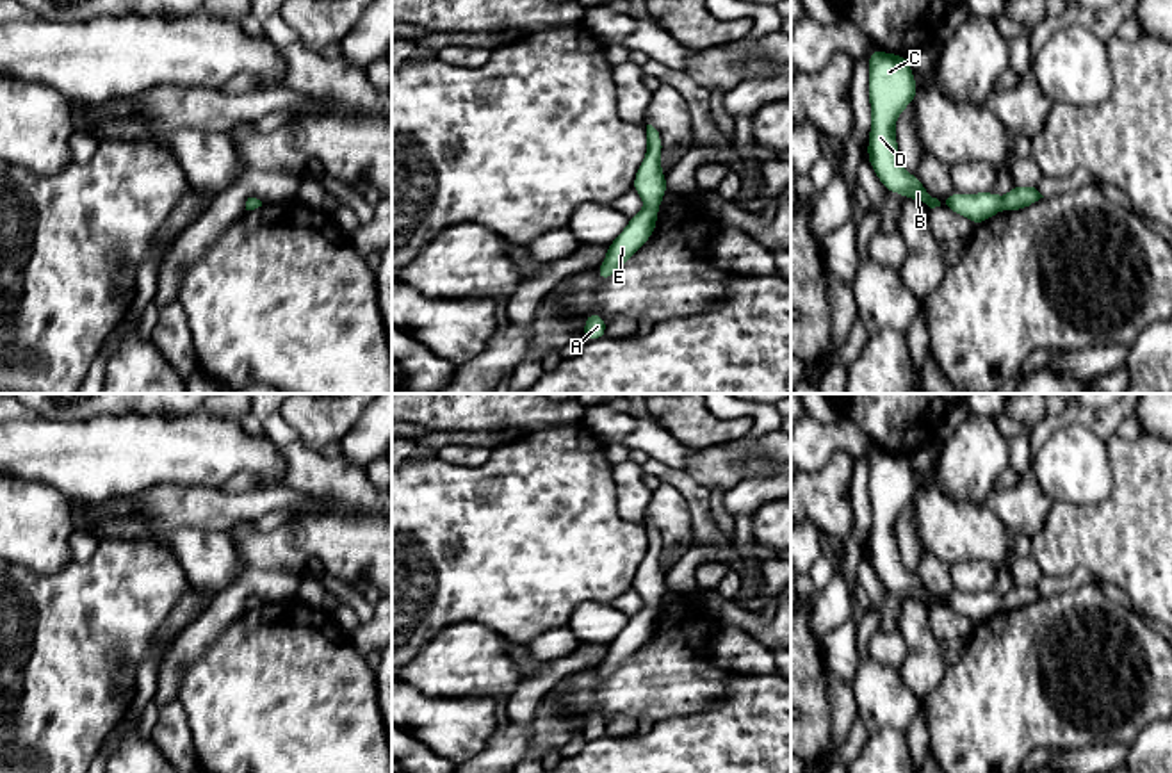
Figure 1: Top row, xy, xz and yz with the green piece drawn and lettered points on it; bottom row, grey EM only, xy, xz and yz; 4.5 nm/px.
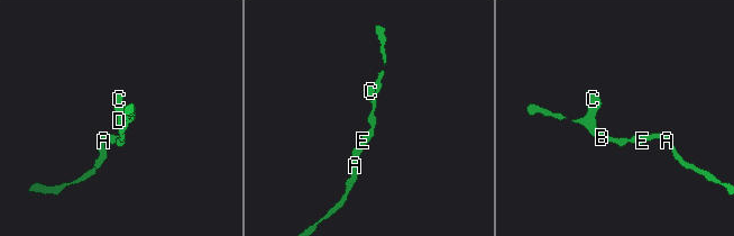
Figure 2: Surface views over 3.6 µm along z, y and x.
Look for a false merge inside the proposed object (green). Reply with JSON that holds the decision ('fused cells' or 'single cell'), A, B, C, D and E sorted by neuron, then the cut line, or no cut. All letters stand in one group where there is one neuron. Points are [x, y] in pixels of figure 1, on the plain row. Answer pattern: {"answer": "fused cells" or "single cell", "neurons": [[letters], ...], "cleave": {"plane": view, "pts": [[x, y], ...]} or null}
{"answer": "single cell", "neurons": [["A", "B", "C", "D", "E"]], "cleave": null}

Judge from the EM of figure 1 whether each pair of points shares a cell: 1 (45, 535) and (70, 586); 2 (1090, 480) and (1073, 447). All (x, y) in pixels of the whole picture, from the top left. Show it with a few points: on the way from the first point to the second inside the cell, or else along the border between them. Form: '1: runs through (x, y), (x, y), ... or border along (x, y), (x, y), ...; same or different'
1: border along (73, 560), (48, 574), (36, 574), (20, 567); different
2: runs through (1083, 472), (1074, 463), (1073, 455); same

